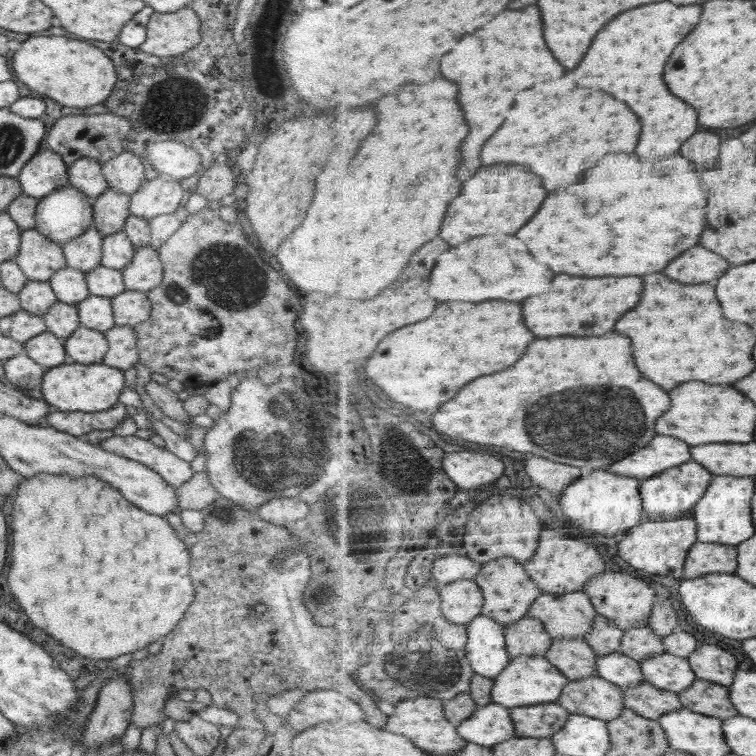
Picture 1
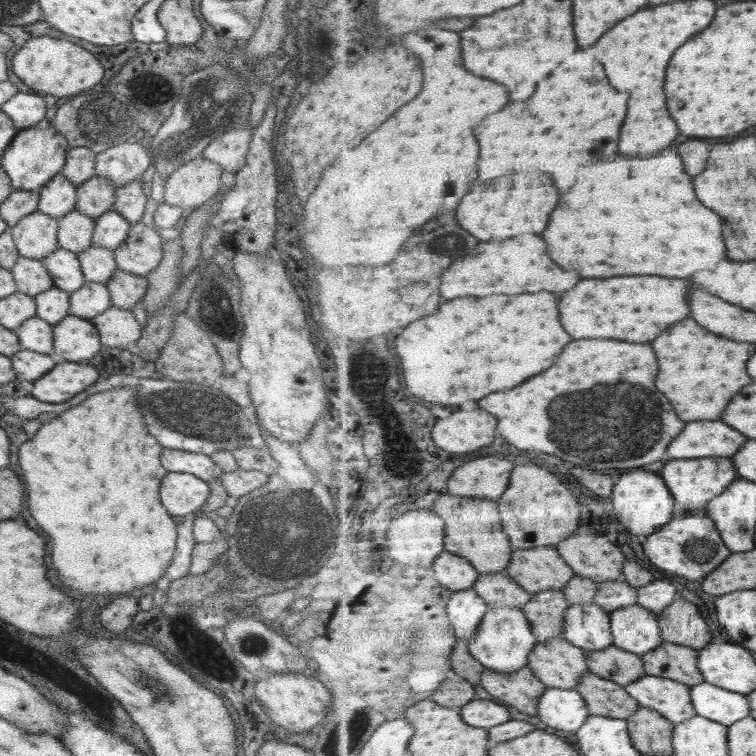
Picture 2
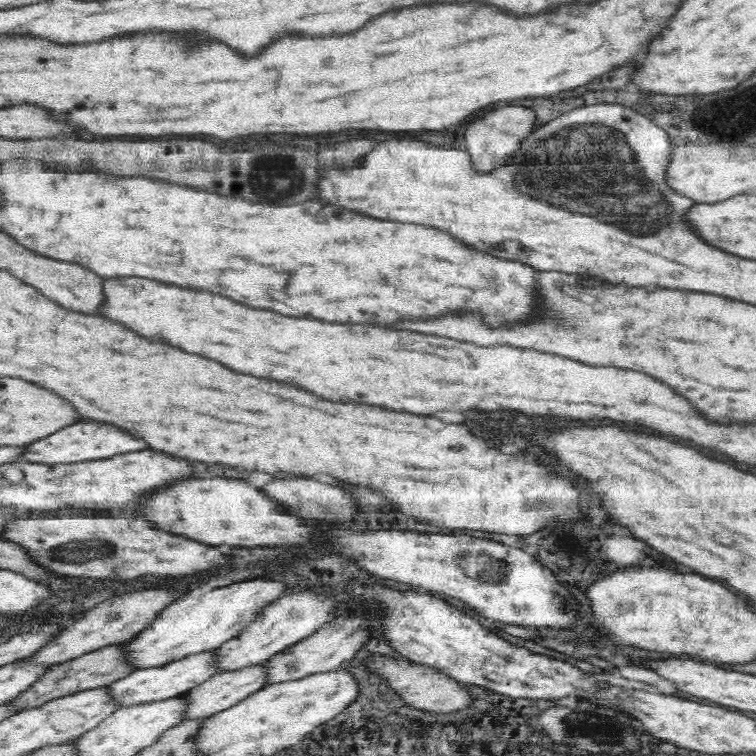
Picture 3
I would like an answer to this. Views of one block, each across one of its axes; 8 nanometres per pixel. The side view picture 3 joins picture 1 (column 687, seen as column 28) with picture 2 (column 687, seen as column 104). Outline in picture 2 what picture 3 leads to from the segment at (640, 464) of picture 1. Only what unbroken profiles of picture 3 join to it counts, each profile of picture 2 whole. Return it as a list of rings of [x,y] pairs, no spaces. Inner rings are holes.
[[[724,420],[692,422],[682,436],[674,440],[672,448],[668,450],[668,460],[733,457],[748,442],[750,438],[744,432],[732,428]]]

